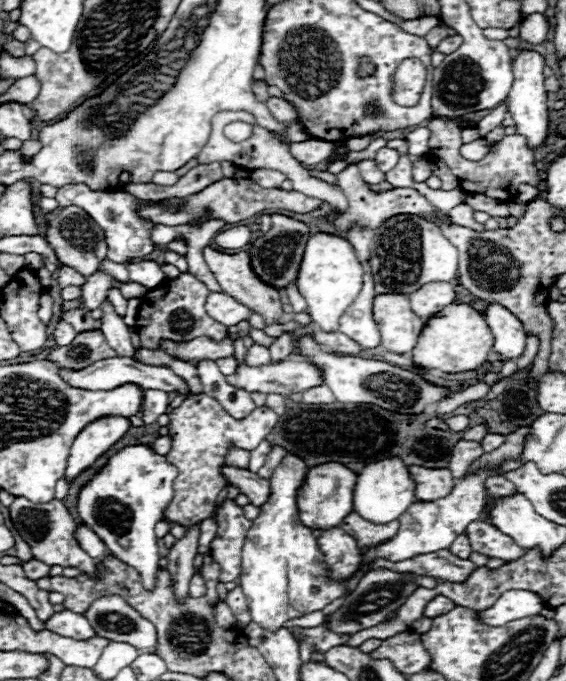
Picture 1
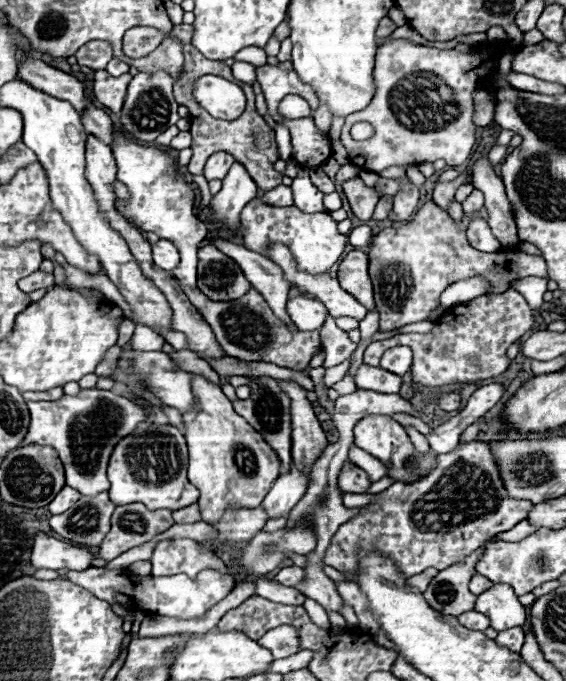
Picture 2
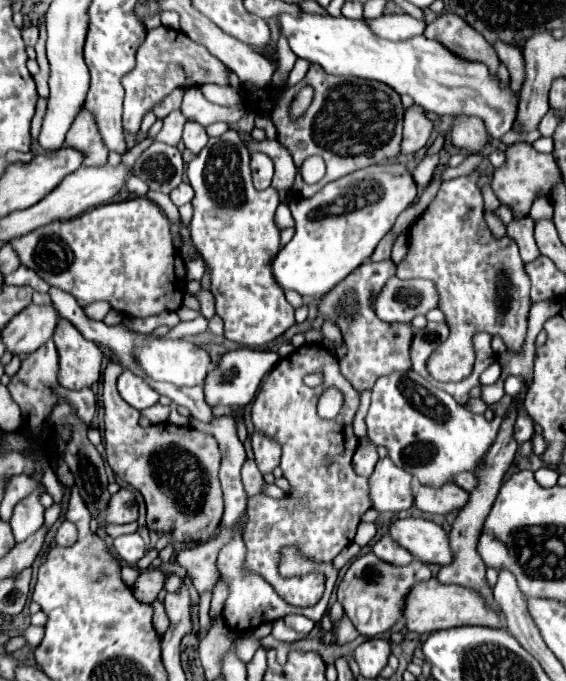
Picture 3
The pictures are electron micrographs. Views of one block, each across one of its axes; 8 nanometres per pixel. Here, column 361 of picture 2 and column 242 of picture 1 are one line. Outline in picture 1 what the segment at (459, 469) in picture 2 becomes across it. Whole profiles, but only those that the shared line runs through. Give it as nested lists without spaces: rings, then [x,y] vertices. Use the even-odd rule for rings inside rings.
[[[226,500],[218,510],[218,534],[210,544],[210,552],[220,564],[220,582],[234,582],[242,572],[242,546],[252,522],[244,516],[234,500]]]

